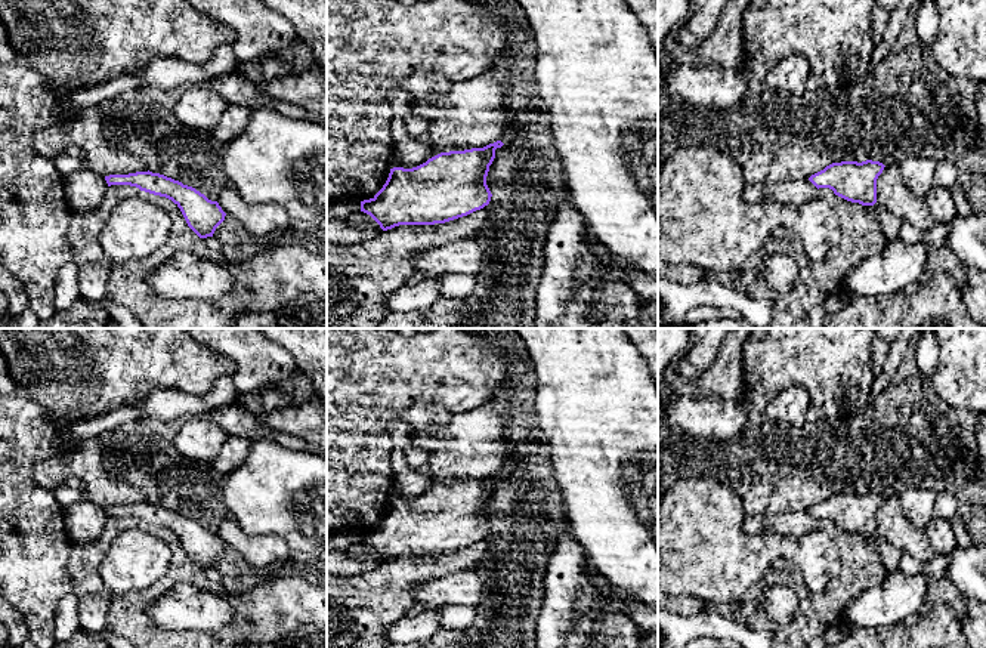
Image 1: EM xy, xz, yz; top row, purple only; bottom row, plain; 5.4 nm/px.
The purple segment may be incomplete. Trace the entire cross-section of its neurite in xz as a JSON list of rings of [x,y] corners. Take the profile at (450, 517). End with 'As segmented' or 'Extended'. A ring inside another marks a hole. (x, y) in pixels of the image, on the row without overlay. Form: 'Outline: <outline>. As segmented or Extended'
Outline: [[[497,472],[483,479],[441,484],[412,500],[393,499],[383,519],[373,530],[361,533],[361,543],[387,562],[399,556],[445,555],[480,541],[491,533],[486,507],[495,481],[503,476]]]. As segmented

